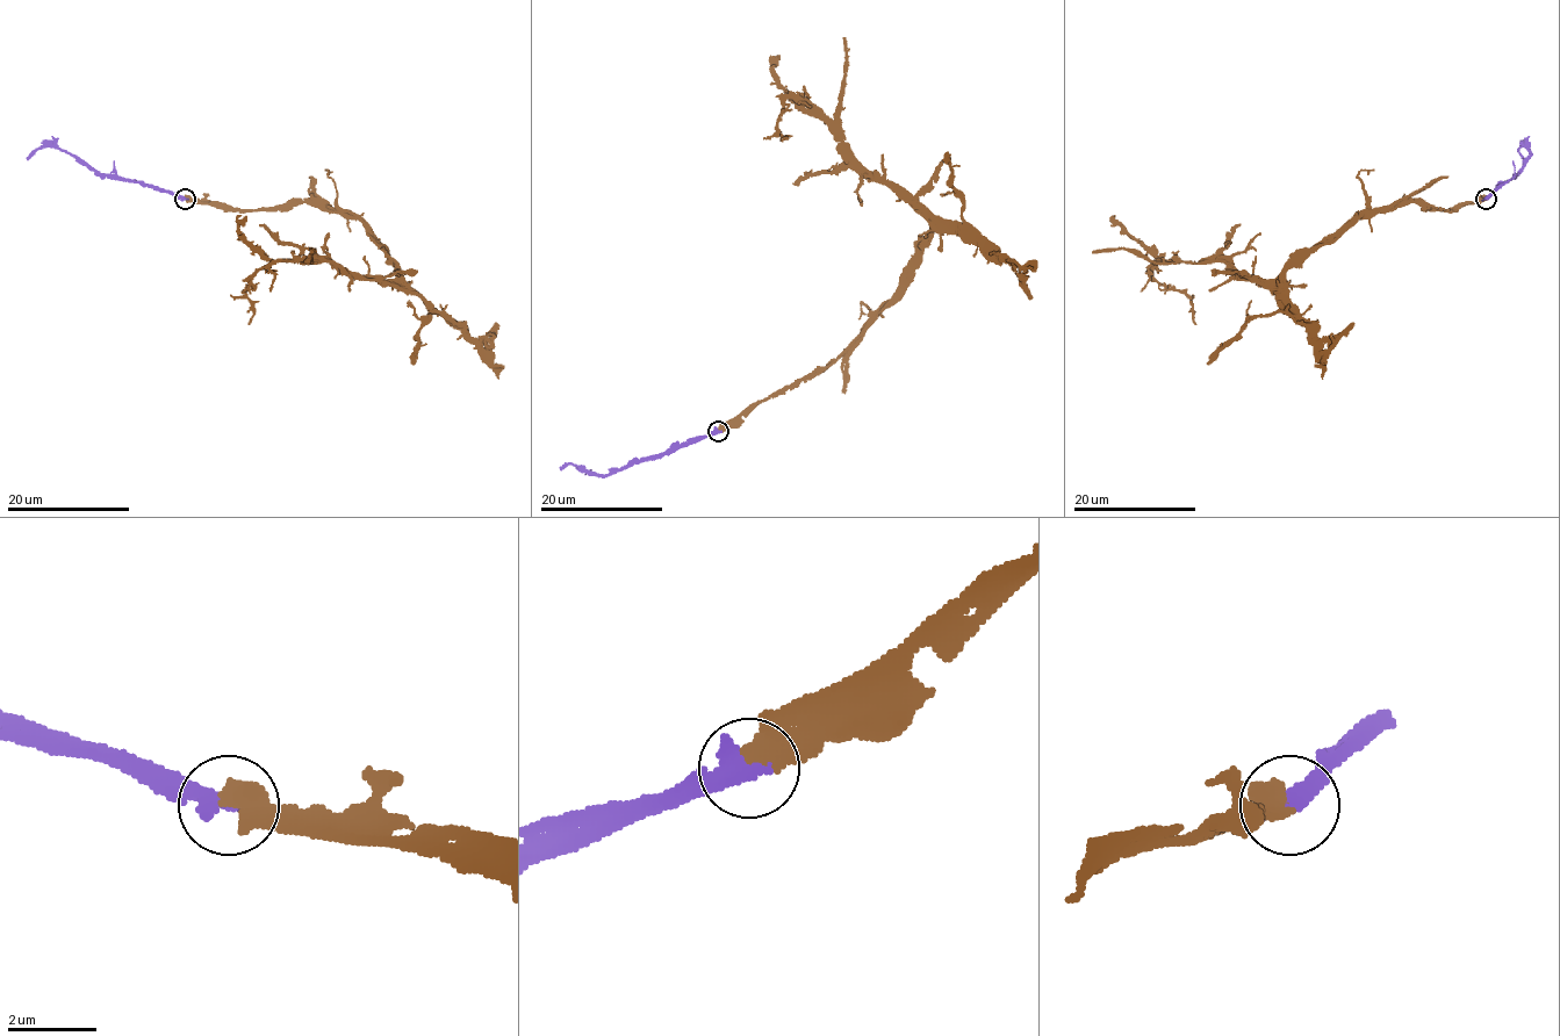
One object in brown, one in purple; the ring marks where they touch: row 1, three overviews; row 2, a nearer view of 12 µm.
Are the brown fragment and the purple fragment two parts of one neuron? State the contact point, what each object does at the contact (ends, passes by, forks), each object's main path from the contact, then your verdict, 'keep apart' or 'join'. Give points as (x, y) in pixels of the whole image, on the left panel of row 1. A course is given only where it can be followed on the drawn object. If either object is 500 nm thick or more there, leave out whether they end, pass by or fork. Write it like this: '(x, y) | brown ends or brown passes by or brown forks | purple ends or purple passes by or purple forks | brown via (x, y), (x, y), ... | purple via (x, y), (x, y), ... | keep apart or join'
(185, 199) | brown via (185, 198), (350, 210), (396, 264), (373, 279), (272, 260), (244, 294), (249, 324) | purple via (185, 198), (146, 185), (100, 177), (66, 152), (45, 146), (36, 149), (27, 159) | join

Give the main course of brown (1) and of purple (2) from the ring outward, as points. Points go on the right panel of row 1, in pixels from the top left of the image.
1: (1486, 198), (1457, 210), (1361, 210), (1270, 279), (1221, 260), (1160, 260), (1156, 279), (1185, 294), (1197, 324)
2: (1486, 198), (1514, 177), (1530, 157), (1522, 146), (1519, 149), (1524, 159)

